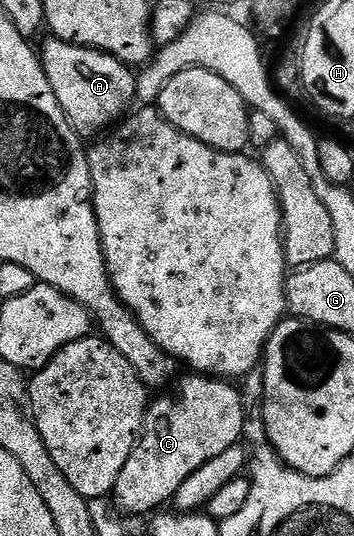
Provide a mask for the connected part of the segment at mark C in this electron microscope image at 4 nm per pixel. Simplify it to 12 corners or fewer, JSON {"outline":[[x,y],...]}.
{"outline":[[189,374],[158,395],[113,487],[156,513],[245,435],[230,381]]}

